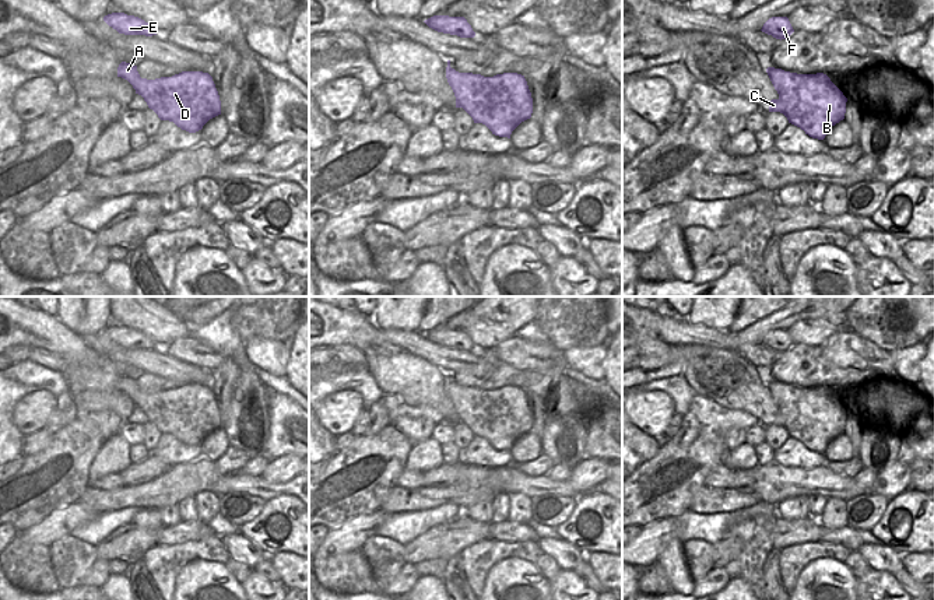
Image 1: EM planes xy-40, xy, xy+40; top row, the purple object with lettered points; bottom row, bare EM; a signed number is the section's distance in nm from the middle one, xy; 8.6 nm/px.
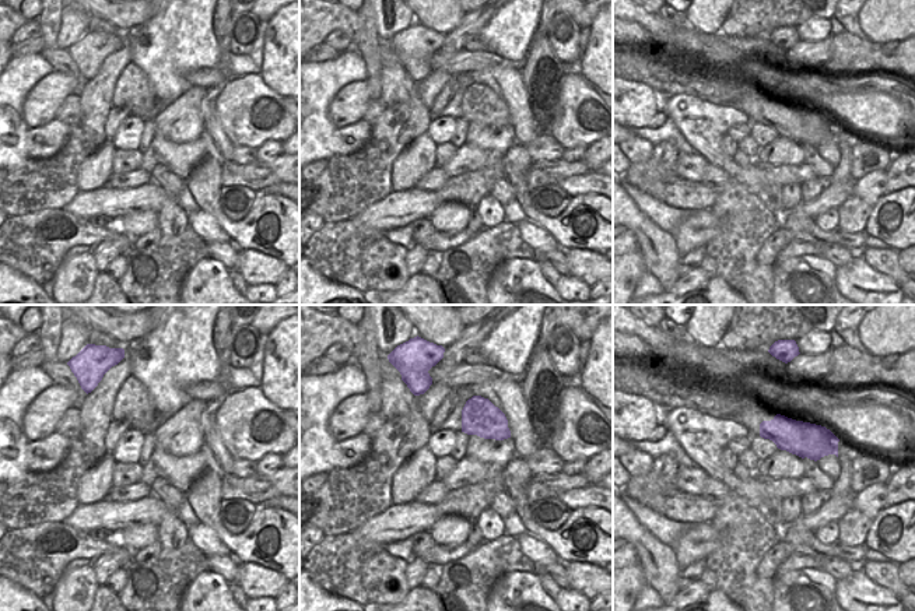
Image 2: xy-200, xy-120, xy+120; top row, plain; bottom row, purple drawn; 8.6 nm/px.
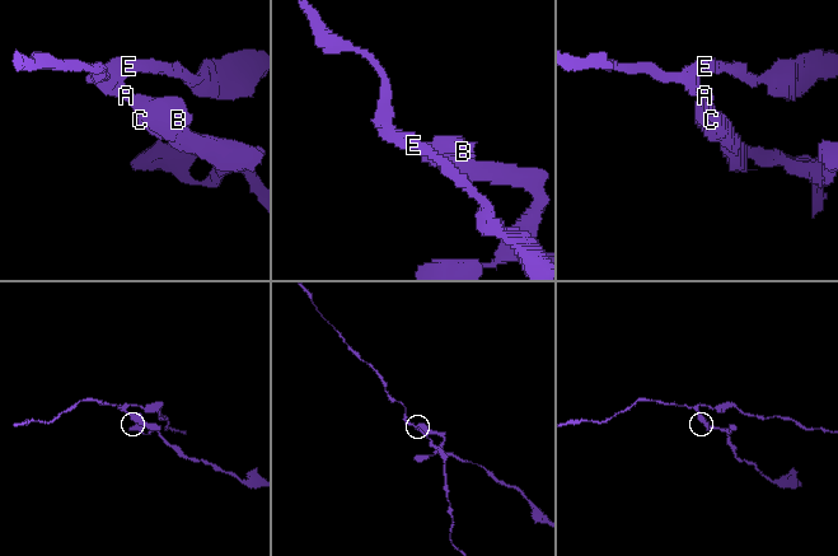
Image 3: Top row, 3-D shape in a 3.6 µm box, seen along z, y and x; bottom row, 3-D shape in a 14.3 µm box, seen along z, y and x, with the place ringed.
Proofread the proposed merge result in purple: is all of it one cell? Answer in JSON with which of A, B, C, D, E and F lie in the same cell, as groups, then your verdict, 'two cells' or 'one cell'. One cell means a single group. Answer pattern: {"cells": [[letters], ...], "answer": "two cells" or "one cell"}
{"cells": [["A", "E", "F"], ["B", "C", "D"]], "answer": "two cells"}

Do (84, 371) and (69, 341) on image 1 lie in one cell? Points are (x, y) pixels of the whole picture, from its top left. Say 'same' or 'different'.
same

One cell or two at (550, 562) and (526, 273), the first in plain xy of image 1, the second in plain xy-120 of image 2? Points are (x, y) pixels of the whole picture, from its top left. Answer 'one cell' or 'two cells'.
two cells

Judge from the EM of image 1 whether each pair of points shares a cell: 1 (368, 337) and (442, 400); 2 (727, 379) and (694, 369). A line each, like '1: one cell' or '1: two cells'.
1: one cell
2: one cell

